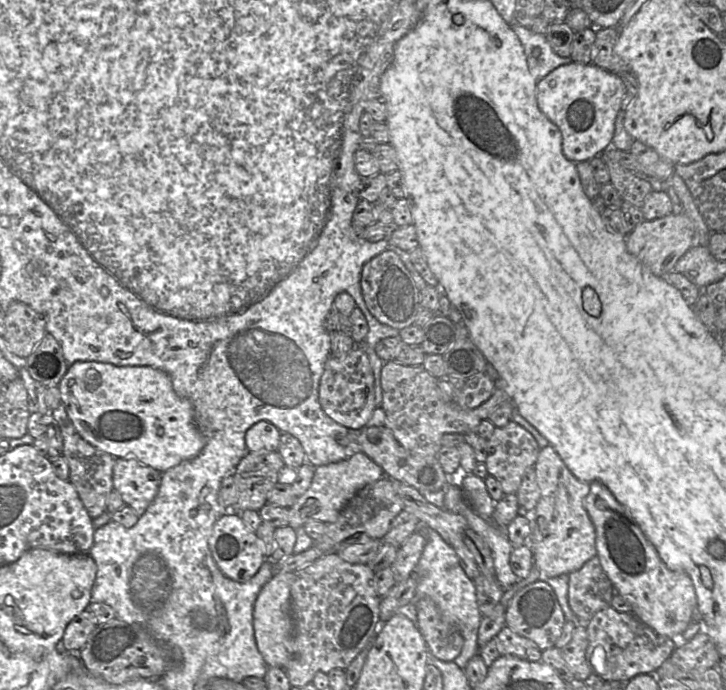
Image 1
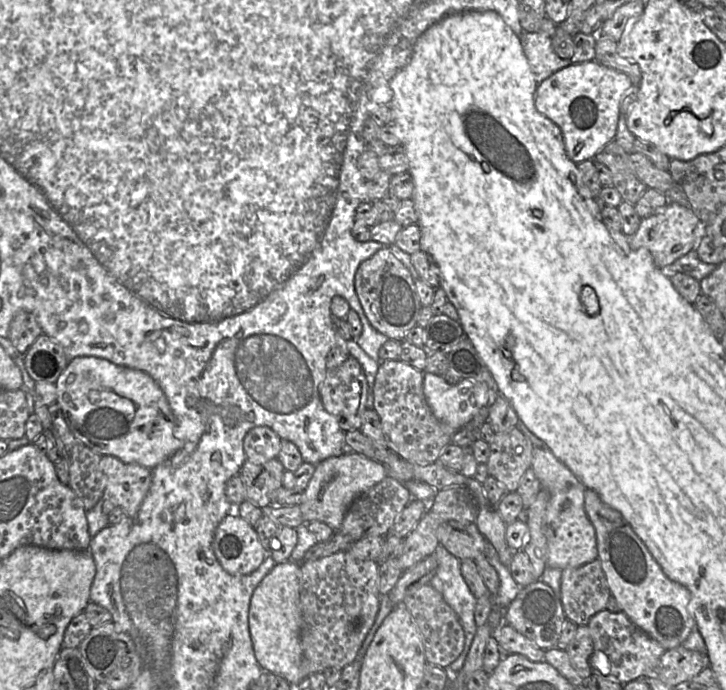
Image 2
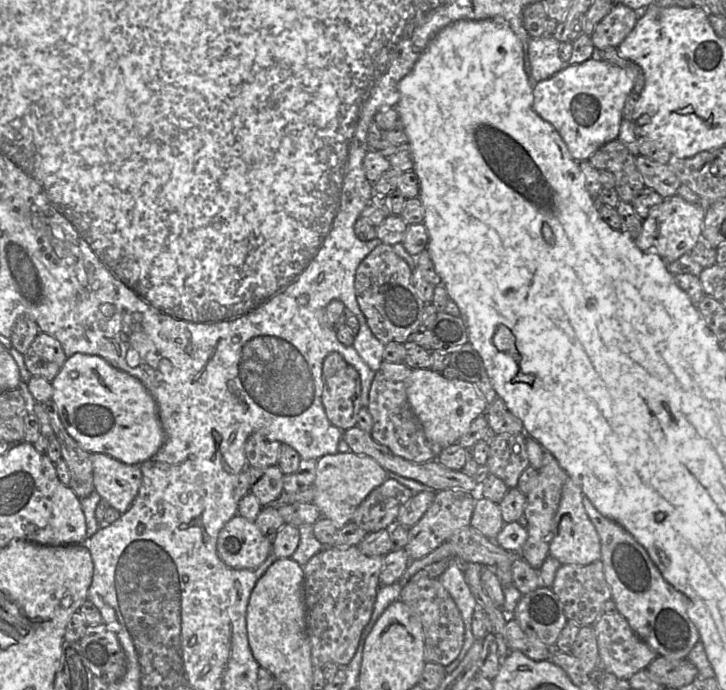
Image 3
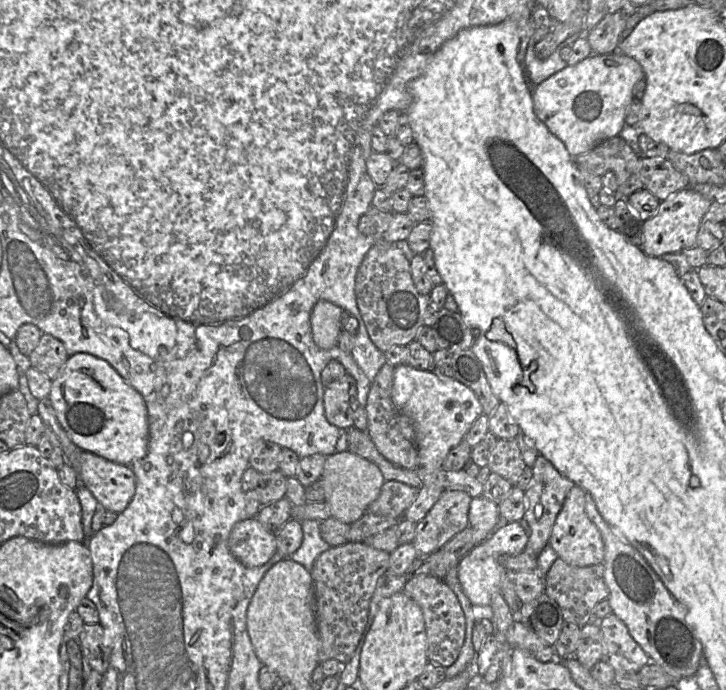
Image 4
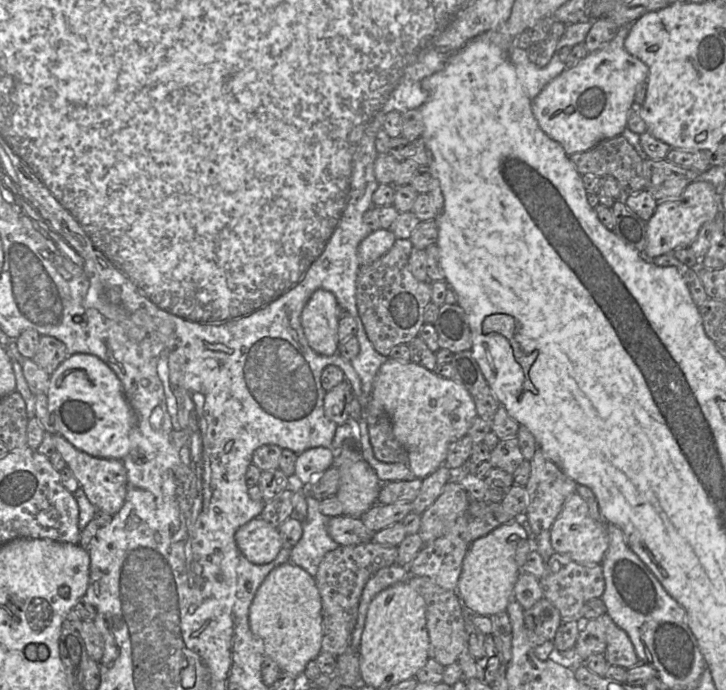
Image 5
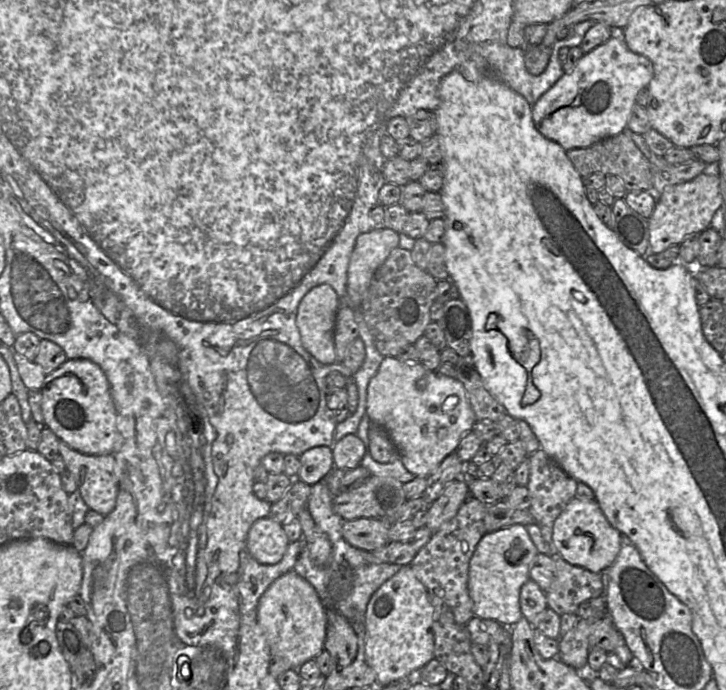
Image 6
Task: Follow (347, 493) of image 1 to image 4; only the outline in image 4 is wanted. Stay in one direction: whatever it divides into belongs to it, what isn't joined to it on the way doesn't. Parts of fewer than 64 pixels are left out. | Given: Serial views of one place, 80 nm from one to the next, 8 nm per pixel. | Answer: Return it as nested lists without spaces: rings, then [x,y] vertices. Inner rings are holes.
[[[350,450],[336,452],[328,456],[320,480],[326,494],[325,501],[330,506],[332,517],[349,525],[359,520],[367,512],[369,505],[380,495],[386,481],[374,462]]]

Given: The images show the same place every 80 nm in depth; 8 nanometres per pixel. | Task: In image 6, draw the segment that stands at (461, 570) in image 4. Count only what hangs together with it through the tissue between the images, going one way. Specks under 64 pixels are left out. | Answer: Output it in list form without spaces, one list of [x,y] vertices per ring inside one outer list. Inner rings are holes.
[[[514,524],[486,533],[470,559],[468,591],[473,601],[474,615],[493,619],[503,625],[514,625],[523,616],[520,590],[530,579],[530,566],[538,554],[530,535],[521,524]]]

